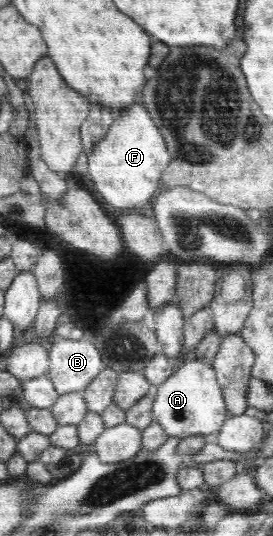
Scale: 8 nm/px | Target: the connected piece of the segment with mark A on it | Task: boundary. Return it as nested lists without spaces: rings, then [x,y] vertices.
[[[195,358],[182,360],[176,372],[157,385],[157,394],[152,404],[152,420],[164,427],[168,437],[178,437],[182,440],[189,436],[216,435],[226,420],[226,414],[228,409],[216,380],[213,364]]]

